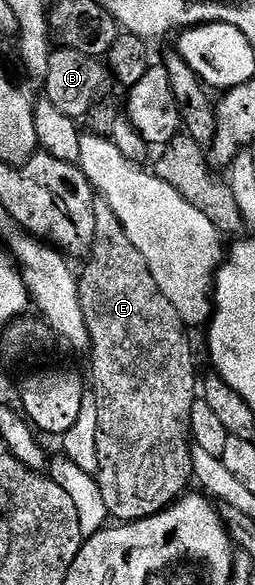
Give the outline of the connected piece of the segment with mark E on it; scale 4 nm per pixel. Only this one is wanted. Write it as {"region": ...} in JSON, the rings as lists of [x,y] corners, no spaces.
{"region":[[[97,198],[94,205],[94,245],[87,256],[88,264],[84,272],[79,272],[80,280],[80,304],[82,305],[82,317],[88,330],[88,341],[90,344],[90,356],[92,355],[92,381],[90,377],[90,391],[94,396],[100,412],[98,413],[98,482],[102,489],[102,497],[106,501],[106,509],[109,516],[117,522],[132,522],[145,519],[151,515],[157,515],[166,507],[171,507],[177,499],[181,498],[189,490],[188,482],[193,482],[192,474],[192,430],[190,429],[190,409],[194,409],[198,398],[198,379],[196,383],[196,355],[192,352],[192,343],[188,340],[190,334],[182,318],[178,315],[174,306],[170,305],[169,298],[158,289],[146,260],[134,247],[133,242],[126,235],[121,221],[115,216],[113,209],[103,198]]]}

